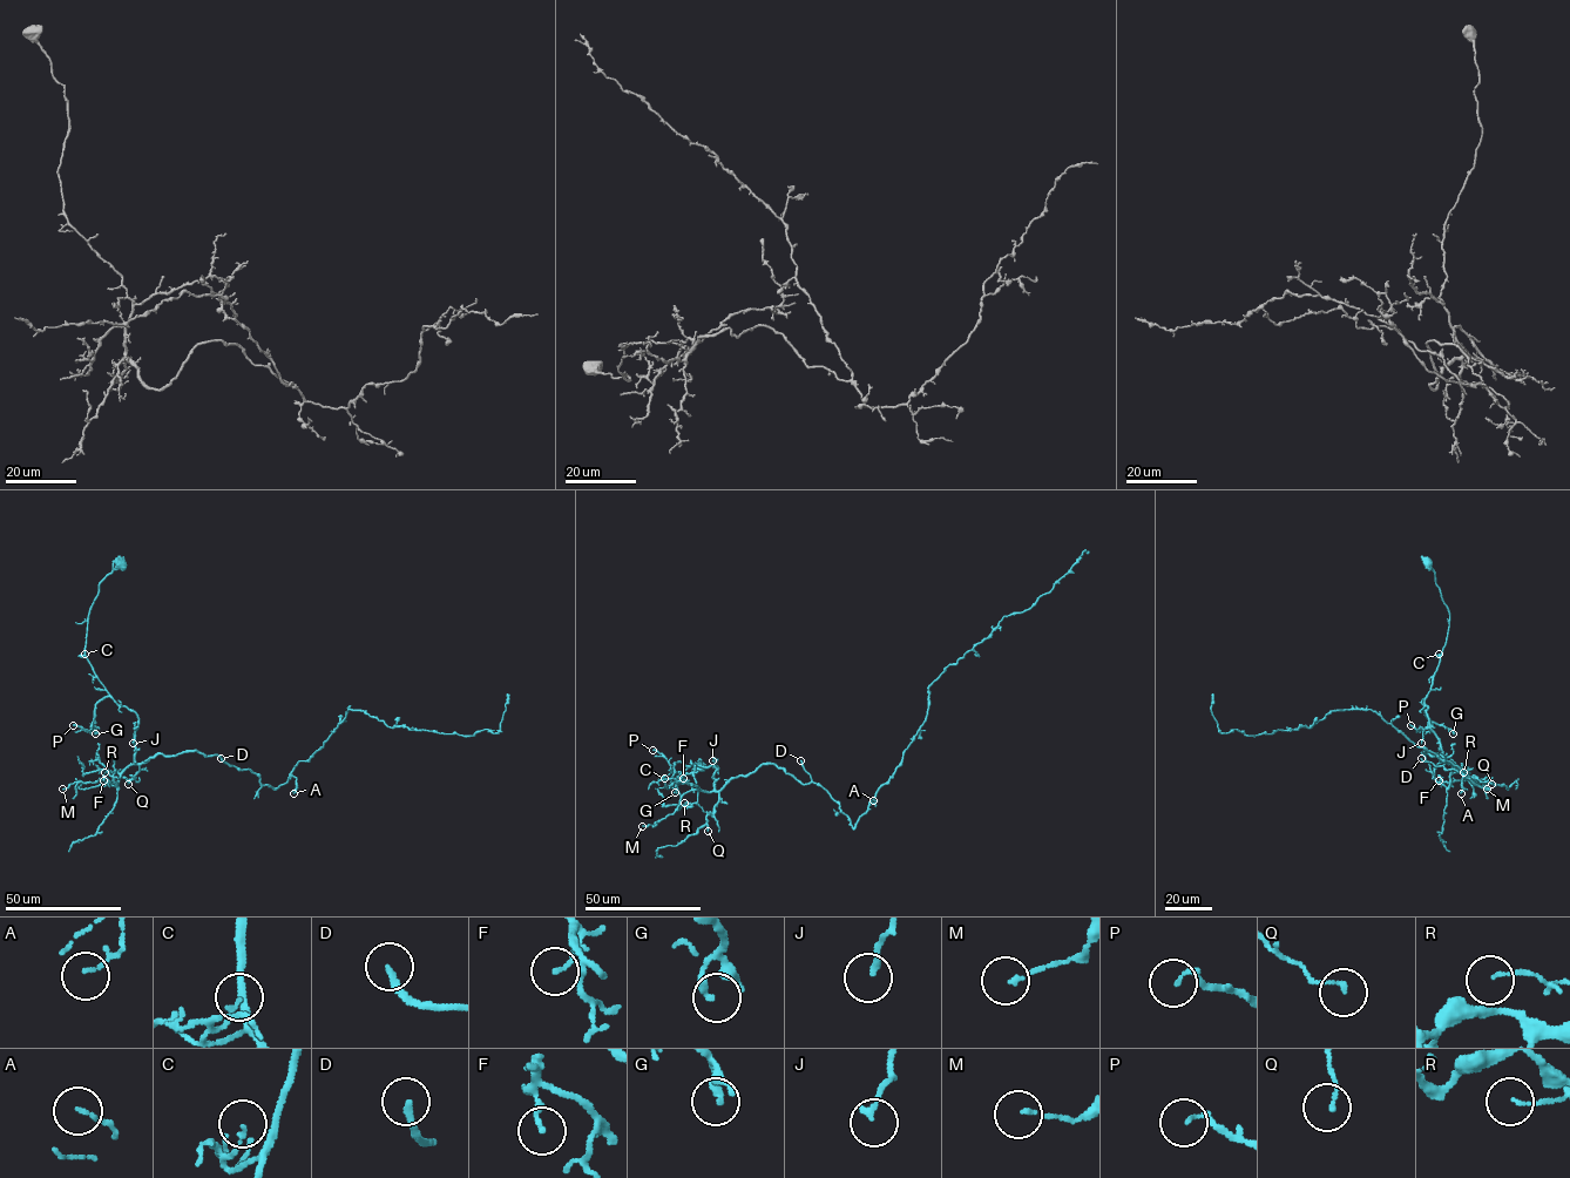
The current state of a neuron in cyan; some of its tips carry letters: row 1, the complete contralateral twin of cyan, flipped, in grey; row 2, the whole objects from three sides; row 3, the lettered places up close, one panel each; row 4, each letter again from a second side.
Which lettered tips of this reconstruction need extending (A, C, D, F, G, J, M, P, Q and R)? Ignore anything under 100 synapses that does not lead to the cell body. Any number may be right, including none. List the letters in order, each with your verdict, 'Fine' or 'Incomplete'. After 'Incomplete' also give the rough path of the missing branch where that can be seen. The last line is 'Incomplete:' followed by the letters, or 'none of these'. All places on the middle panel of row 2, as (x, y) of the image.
A: Fine
C: Fine
D: Incomplete. Course of what is missing: (800, 760), (793, 725), (764, 696), (743, 656), (675, 607), (648, 569), (622, 553), (591, 560), (616, 571)
F: Fine
G: Fine
J: Fine
M: Fine
P: Fine
Q: Fine
R: Fine
Incomplete: D

